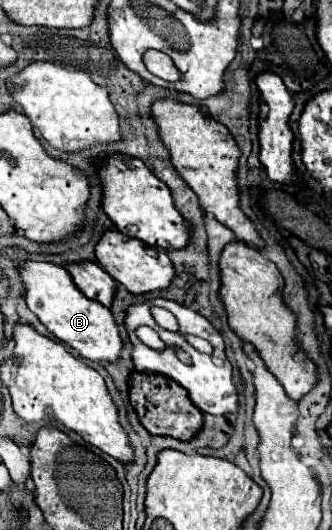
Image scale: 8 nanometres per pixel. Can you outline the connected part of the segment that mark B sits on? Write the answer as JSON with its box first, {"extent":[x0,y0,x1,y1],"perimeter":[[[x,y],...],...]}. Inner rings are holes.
{"extent":[21,261,123,363],"perimeter":[[[27,261],[21,269],[21,277],[27,285],[27,307],[39,317],[39,321],[59,339],[67,341],[71,349],[75,349],[81,357],[89,361],[105,361],[105,363],[117,363],[121,357],[123,341],[117,329],[117,323],[107,307],[103,307],[97,301],[87,299],[77,285],[73,285],[71,275],[67,269],[57,267],[53,263],[41,263],[41,261]]]}

